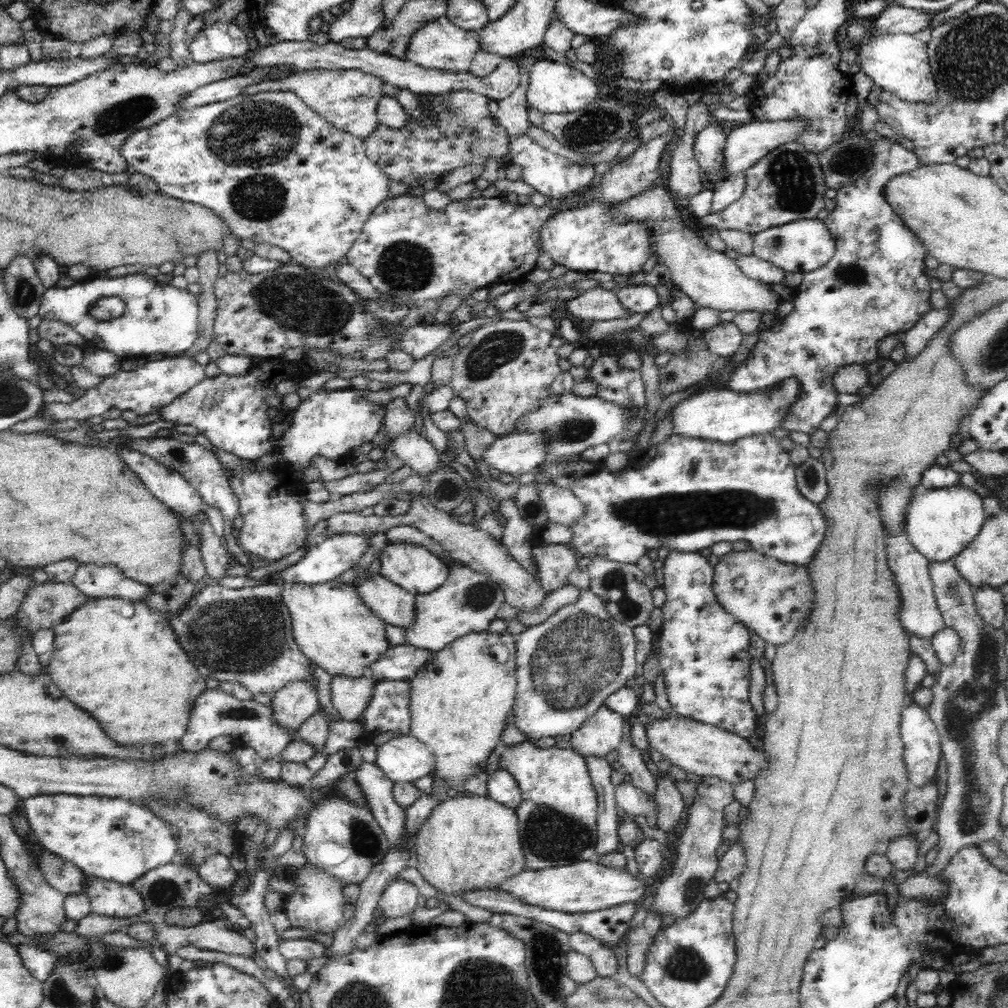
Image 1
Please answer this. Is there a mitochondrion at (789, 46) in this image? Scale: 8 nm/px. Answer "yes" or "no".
no

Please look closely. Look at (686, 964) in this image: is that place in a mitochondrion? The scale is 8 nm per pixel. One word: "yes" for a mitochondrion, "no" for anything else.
yes

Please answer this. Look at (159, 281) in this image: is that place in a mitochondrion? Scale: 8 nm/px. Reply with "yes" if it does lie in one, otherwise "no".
no

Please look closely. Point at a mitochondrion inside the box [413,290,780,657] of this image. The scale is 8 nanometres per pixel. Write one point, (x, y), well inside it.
(496, 349)

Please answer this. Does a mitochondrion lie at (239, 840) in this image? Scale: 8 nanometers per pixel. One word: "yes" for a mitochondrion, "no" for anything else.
no

